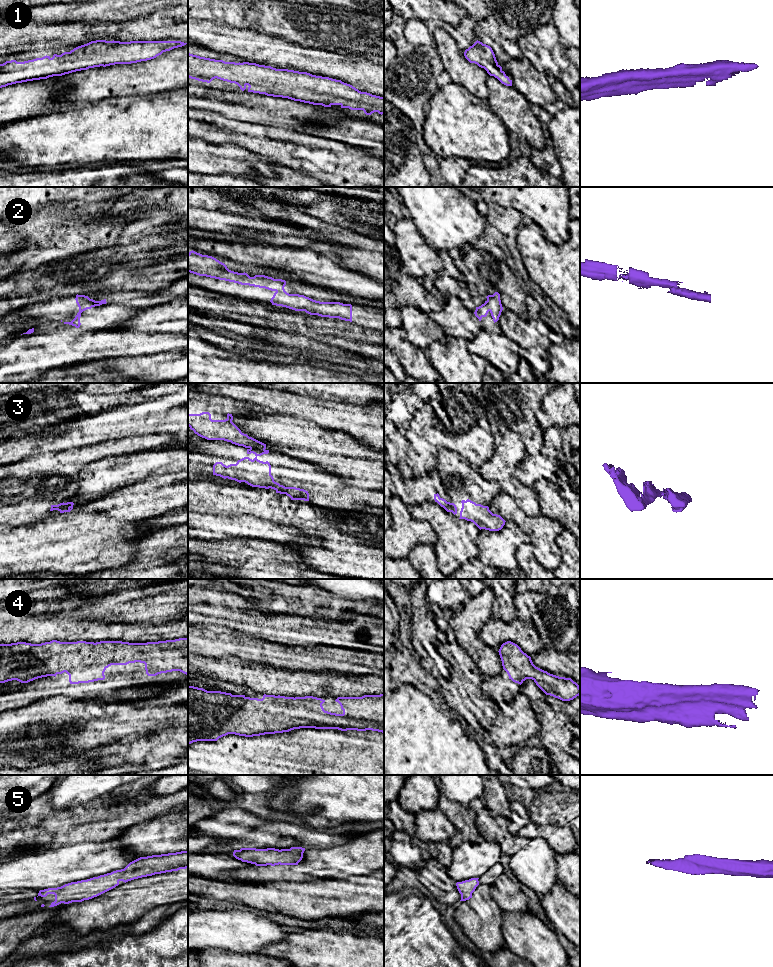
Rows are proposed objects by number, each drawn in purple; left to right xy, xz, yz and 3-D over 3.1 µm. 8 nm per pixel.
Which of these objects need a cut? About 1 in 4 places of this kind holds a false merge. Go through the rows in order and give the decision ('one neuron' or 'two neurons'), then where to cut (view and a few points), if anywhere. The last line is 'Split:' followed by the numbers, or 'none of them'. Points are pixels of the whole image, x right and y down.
1: one neuron | no cut
2: one neuron | no cut
3: two neurons | xz (250, 448), (264, 450)
4: one neuron | no cut
5: one neuron | no cut
Split: 3

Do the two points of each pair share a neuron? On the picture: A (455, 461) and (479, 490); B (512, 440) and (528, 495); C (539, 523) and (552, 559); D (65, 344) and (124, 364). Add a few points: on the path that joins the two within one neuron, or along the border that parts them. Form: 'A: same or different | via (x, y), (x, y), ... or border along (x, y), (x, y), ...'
A: same | via (459, 468), (472, 483)
B: same | via (509, 454), (508, 478), (514, 484)
C: same | via (543, 532), (545, 550)
D: different | border along (132, 356), (109, 357), (102, 360)

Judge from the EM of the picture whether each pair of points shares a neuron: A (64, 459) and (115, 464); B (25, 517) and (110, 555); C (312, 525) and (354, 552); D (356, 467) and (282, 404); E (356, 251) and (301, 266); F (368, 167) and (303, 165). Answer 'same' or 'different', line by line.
A: different
B: different
C: same
D: different
E: different
F: same

